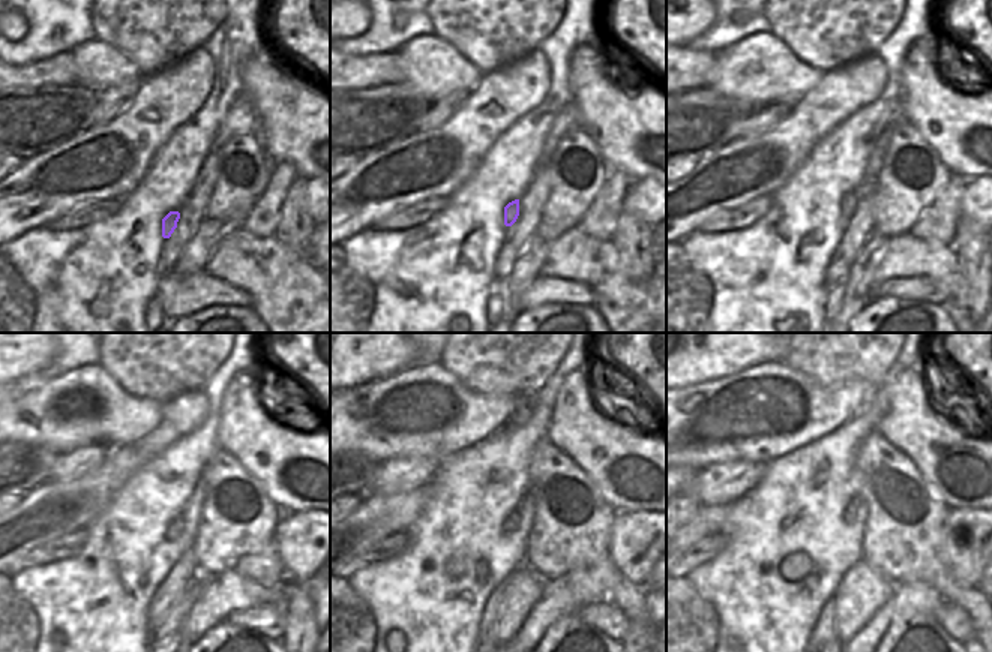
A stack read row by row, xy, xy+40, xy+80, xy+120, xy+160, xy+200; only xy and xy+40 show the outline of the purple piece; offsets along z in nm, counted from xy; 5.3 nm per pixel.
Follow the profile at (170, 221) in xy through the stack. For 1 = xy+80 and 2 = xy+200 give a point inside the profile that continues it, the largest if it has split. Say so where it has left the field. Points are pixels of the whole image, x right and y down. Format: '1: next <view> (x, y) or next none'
1: next xy+80 (848, 203)
2: next xy+200 (851, 507)

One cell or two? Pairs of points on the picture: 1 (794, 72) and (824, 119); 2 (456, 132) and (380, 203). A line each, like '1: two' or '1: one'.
1: two
2: one

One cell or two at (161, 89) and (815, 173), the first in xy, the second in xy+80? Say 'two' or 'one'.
two

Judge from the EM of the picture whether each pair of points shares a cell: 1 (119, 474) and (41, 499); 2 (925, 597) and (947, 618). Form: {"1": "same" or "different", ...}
{"1": "same", "2": "different"}

